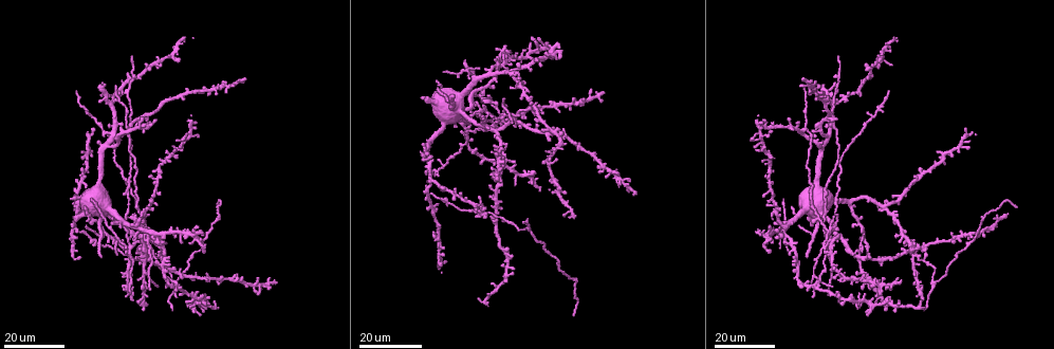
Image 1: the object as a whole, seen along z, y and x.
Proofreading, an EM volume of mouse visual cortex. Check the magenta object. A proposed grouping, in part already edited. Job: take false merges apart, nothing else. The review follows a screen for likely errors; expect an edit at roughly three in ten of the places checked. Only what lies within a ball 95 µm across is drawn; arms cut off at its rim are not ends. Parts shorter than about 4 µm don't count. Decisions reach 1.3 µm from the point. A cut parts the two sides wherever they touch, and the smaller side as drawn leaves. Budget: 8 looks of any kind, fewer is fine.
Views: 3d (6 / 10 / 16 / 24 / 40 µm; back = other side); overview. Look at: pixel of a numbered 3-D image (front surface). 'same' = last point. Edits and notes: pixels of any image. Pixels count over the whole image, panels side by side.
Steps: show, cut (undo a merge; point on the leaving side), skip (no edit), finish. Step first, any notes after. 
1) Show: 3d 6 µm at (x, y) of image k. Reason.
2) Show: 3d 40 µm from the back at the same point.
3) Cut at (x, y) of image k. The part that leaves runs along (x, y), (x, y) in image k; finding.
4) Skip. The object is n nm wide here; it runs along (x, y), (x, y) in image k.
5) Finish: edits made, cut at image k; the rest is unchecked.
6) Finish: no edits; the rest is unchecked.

Show: 3d 16 µm at (154, 234) of image 1. Four arms meet.

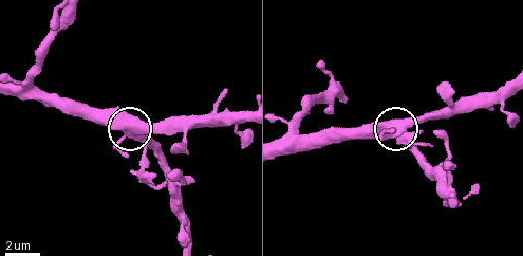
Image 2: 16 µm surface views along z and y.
Show: 3d 6 µm at (139, 132) of image 2. Zoom in.

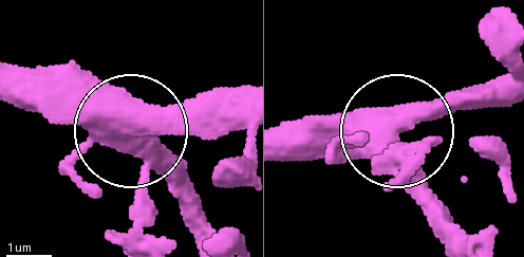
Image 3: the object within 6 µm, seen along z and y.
Skip. The object is 530 nm wide here; it runs along (19, 66), (75, 77), (144, 130), (242, 130) in image 3; one neuron here.

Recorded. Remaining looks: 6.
Show: 3d 16 µm at (814, 237) of image 1. Arms part here.

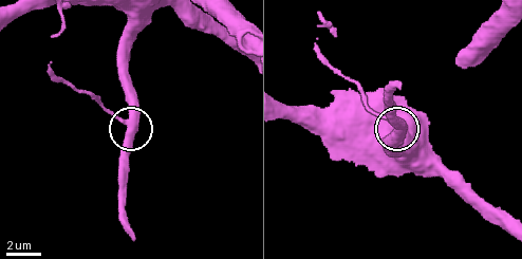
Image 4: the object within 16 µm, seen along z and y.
Show: 3d 10 µm at (123, 120) of image 4.

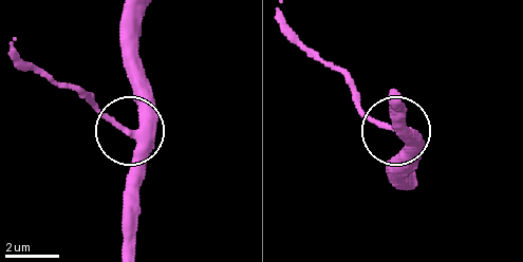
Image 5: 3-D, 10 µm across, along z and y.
Skip. 3 arms meet here; continuous, no second neuron.

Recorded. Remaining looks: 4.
Show: 3d 16 µm at (498, 109) of image 1. Two arms in line, one across.

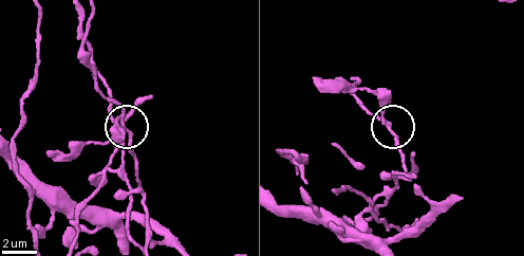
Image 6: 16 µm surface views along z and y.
Show: 3d 10 µm at (384, 121) of image 6.

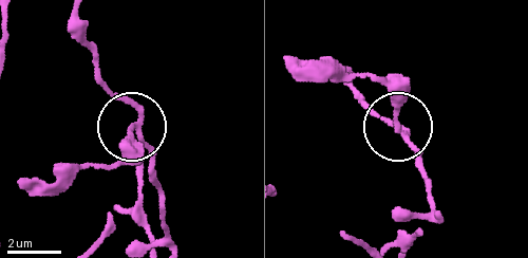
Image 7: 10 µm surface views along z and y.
Cut at (398, 102) of image 7. 3 arms meet here; a second neuron is stuck on.

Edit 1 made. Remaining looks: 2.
Show: 3d 24 µm at (149, 275) of image 1. Branch point.

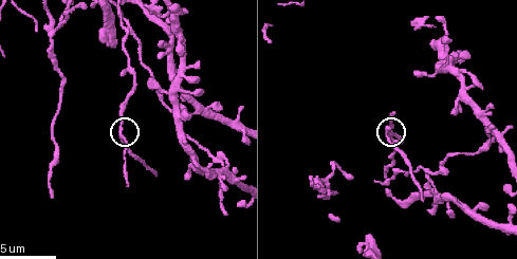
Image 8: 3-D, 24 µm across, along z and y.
Show: 3d 6 µm at (122, 133) of image 8. Closer look.

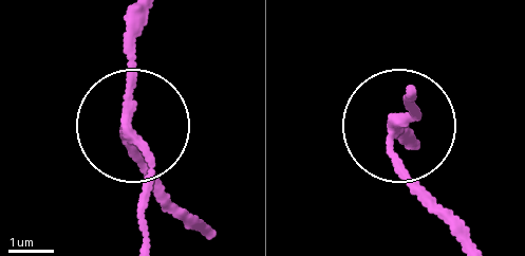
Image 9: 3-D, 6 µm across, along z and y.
Cut at (417, 182) of image 9. The object is 170 nm wide here; the part that leaves runs along (392, 132), (396, 174), (449, 231) in image 9; two neurons meet here.

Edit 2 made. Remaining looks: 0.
Finish: edits made, cut at image 7, cut at image 9; the rest is unchecked.

